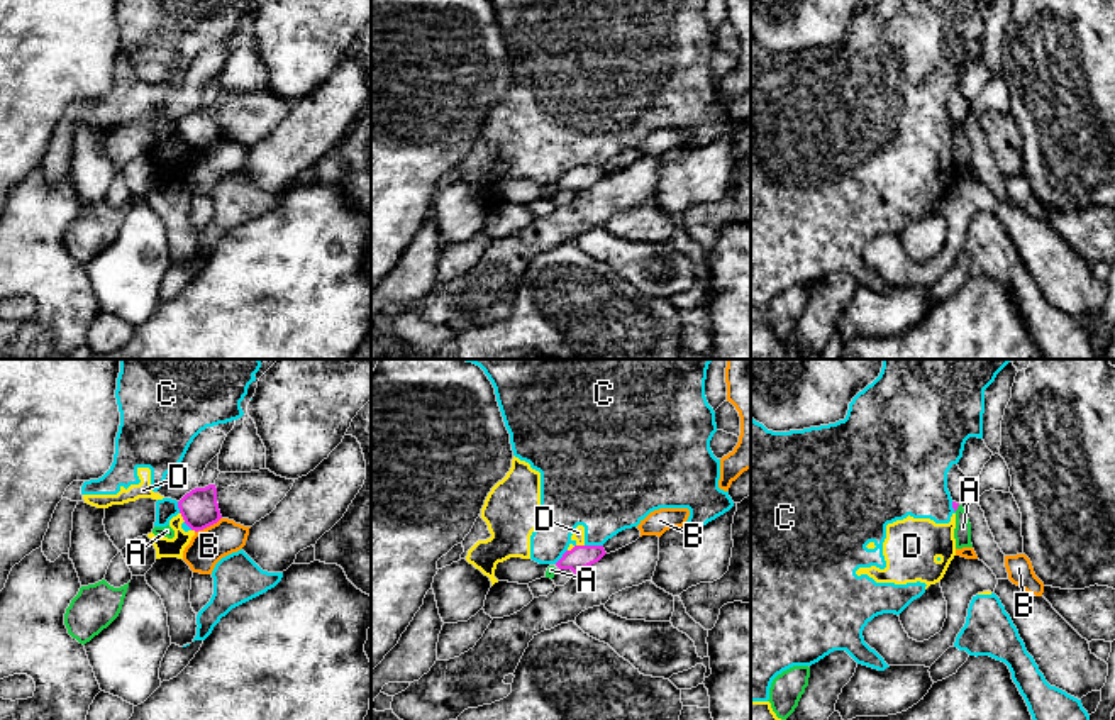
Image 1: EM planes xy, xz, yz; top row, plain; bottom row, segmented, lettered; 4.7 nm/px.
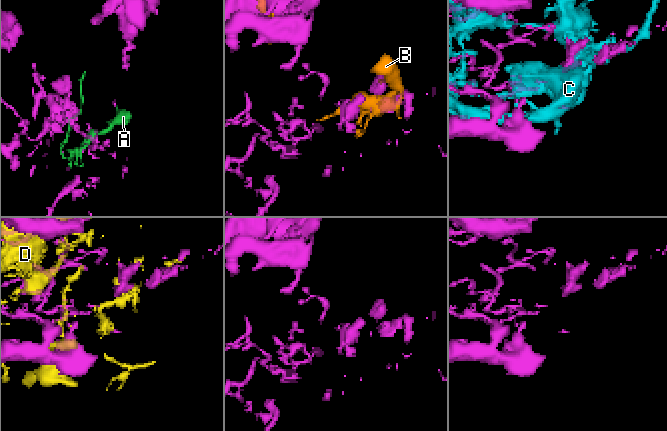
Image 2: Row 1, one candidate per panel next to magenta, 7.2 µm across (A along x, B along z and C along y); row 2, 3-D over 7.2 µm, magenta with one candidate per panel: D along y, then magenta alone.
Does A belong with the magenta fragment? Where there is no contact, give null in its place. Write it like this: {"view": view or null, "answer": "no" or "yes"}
{"view": "yz", "answer": "no"}

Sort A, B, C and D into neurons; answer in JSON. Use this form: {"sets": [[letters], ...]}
{"sets": [["A"], ["B"], ["C", "D"]]}

